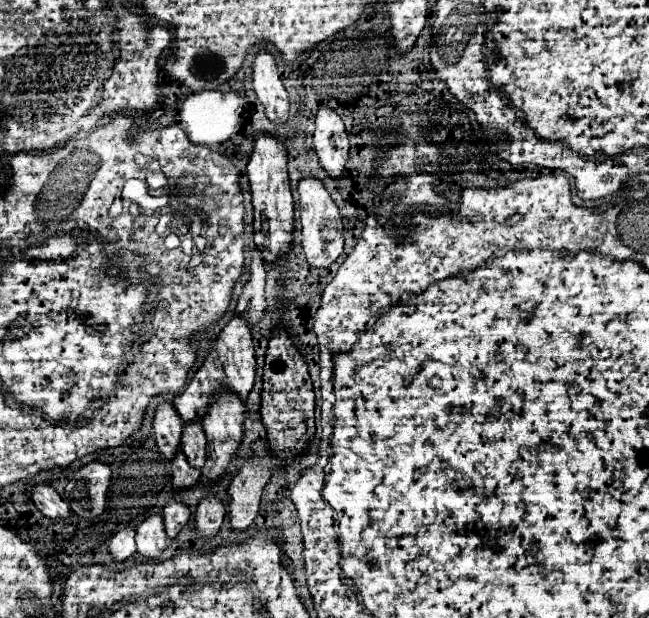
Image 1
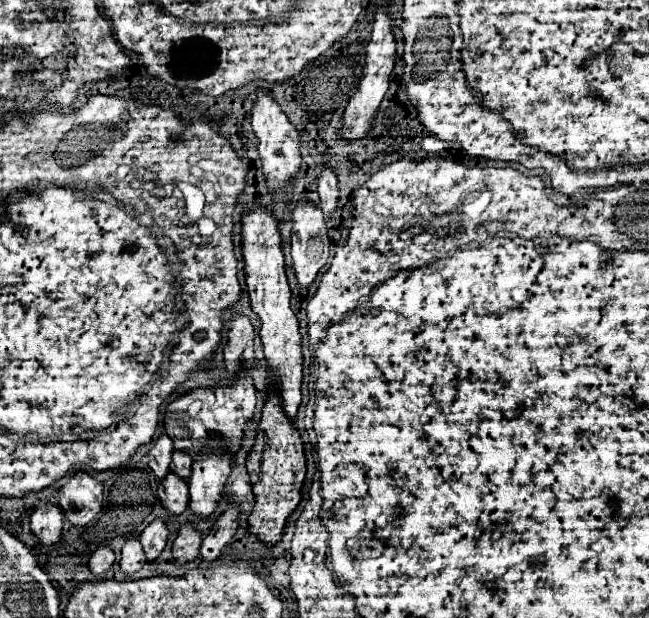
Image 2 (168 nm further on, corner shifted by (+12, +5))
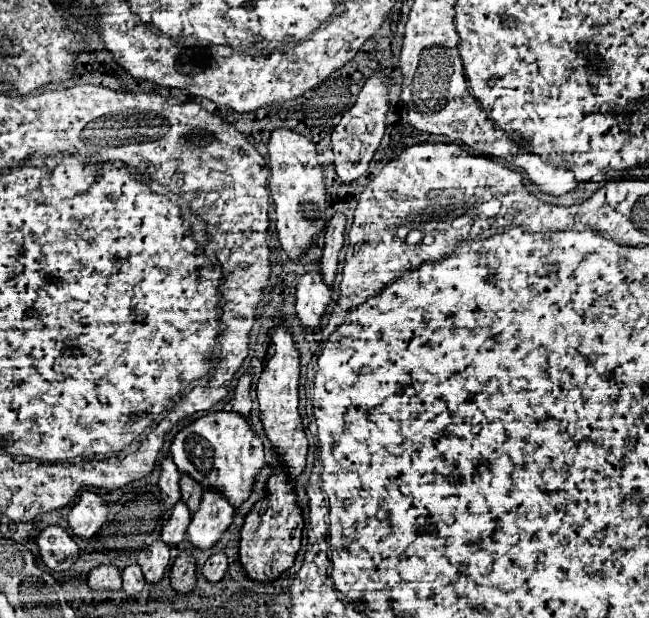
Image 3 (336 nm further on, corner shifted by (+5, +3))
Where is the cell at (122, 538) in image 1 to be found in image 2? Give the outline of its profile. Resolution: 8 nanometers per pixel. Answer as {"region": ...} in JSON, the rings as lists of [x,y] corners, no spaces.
{"region":[[[102,545],[102,547],[98,547],[92,553],[88,565],[90,565],[90,569],[92,569],[94,575],[102,575],[104,571],[108,571],[112,567],[112,563],[114,563],[114,551],[112,551],[112,547],[110,545]]]}

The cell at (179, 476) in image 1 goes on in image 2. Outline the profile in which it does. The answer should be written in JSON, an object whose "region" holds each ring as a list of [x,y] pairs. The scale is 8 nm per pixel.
{"region":[[[168,473],[158,483],[158,499],[168,509],[170,515],[180,515],[188,507],[188,483],[176,473]]]}

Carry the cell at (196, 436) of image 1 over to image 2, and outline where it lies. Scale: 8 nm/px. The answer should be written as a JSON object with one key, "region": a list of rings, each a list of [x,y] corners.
{"region":[[[174,451],[170,469],[176,475],[180,475],[182,479],[188,479],[190,477],[190,469],[192,469],[192,457],[188,455],[188,451]]]}

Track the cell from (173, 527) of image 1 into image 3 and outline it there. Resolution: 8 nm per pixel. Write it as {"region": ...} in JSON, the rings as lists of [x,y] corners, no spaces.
{"region":[[[157,539],[151,547],[139,551],[137,565],[141,567],[143,577],[149,585],[159,583],[165,575],[167,565],[169,565],[169,547],[161,539]]]}

